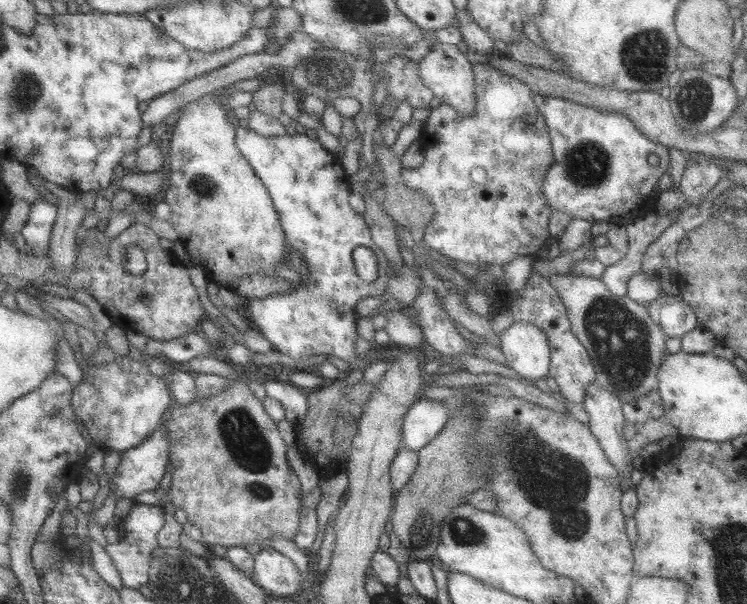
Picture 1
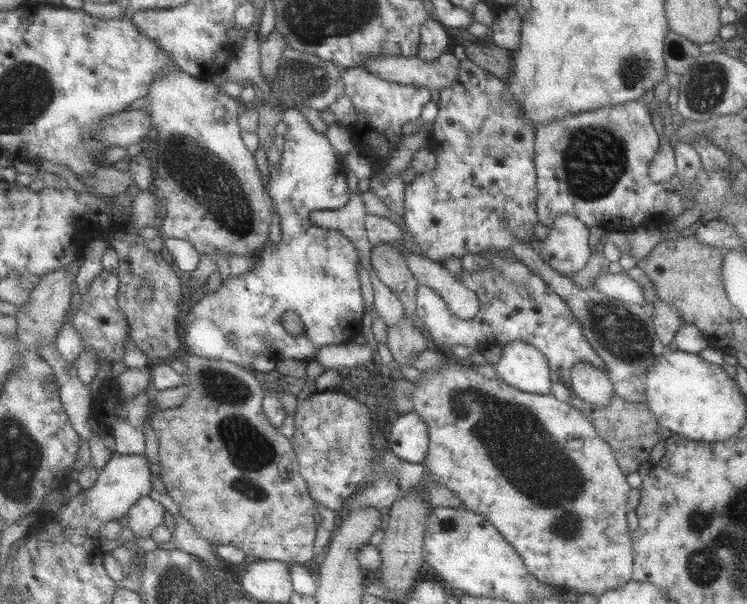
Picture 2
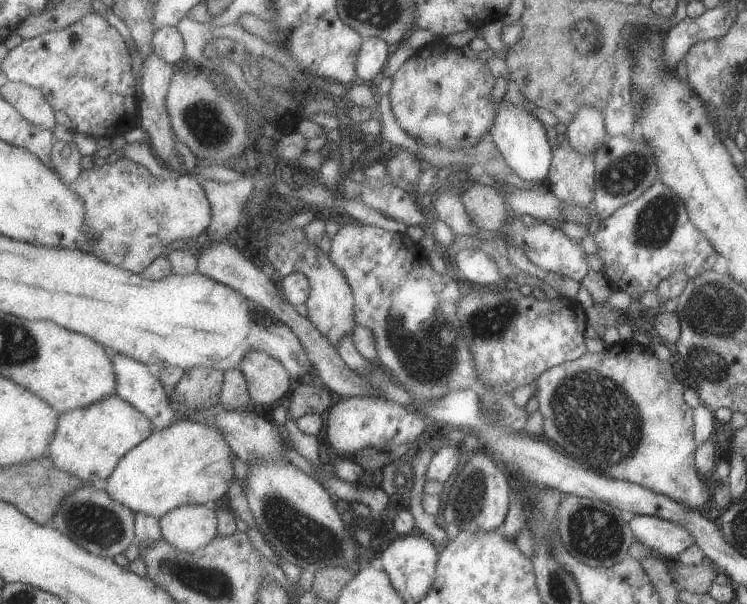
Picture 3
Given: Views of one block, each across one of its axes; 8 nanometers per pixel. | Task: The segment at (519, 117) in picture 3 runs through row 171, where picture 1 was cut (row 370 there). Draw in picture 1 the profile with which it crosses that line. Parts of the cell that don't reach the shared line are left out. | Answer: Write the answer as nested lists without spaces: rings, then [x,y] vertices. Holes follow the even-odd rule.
[[[515,321],[501,334],[501,350],[509,368],[525,379],[543,380],[550,376],[550,339],[535,322]]]

